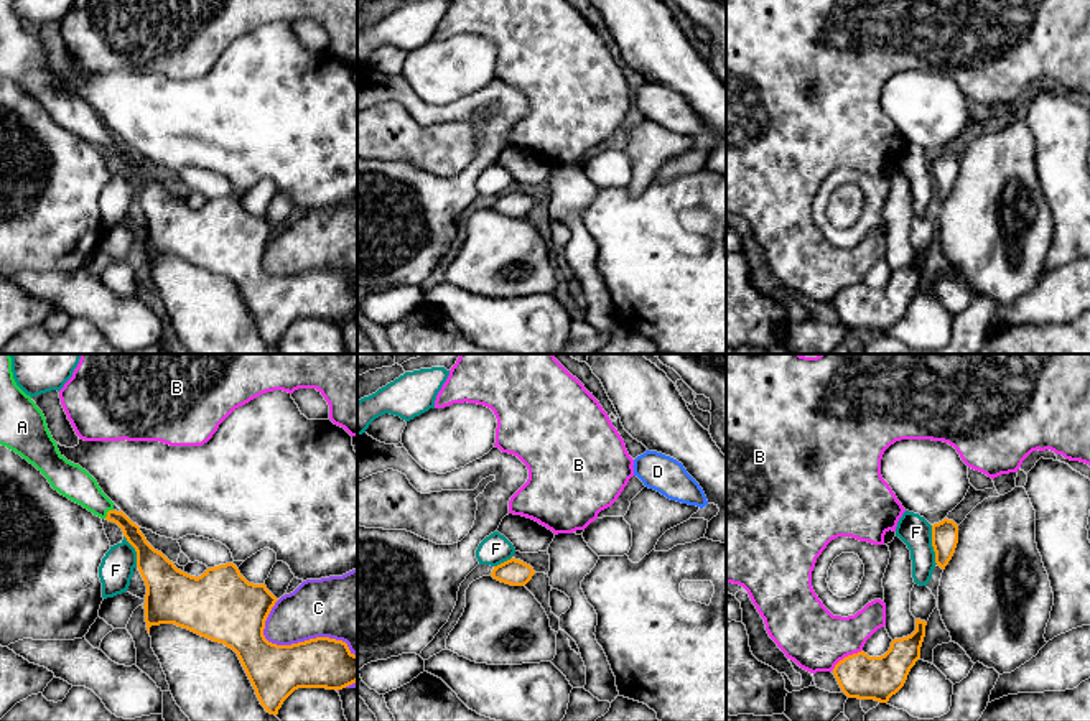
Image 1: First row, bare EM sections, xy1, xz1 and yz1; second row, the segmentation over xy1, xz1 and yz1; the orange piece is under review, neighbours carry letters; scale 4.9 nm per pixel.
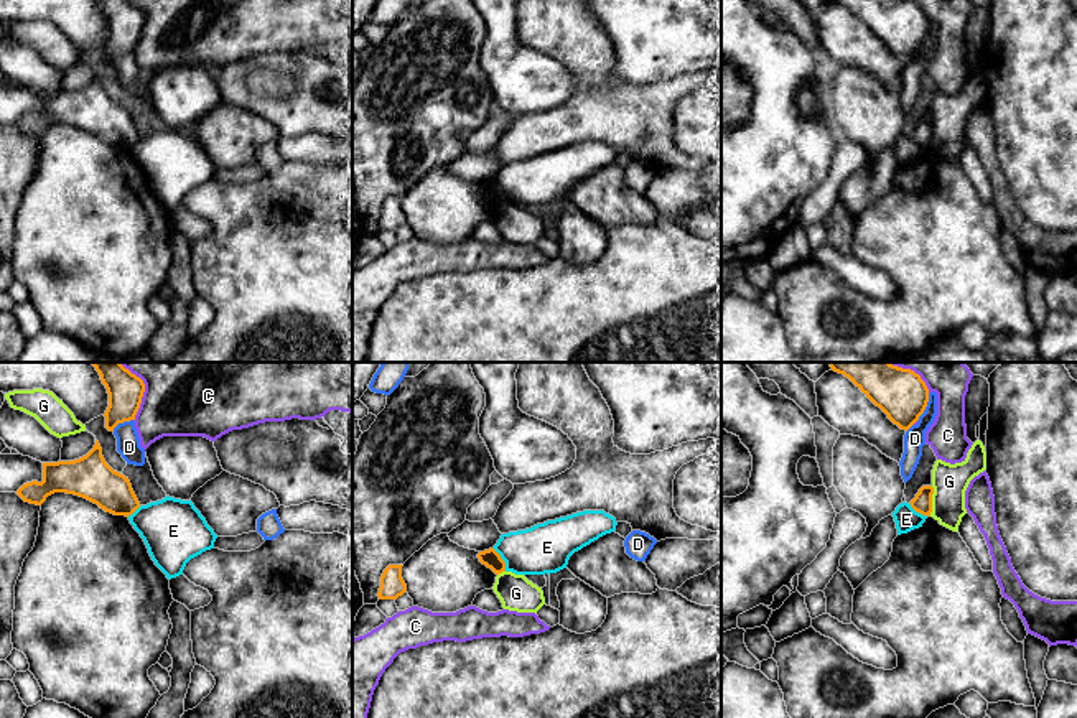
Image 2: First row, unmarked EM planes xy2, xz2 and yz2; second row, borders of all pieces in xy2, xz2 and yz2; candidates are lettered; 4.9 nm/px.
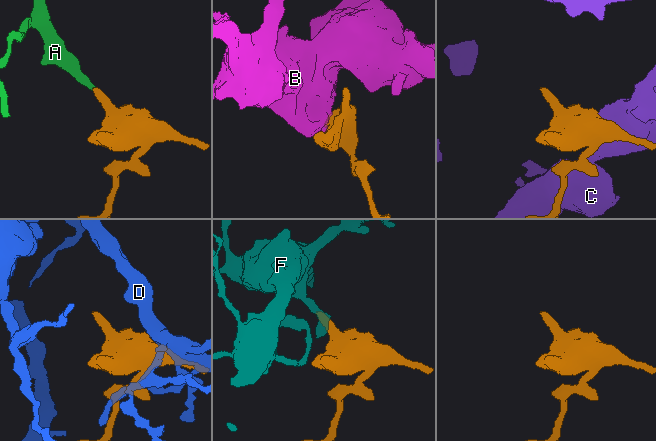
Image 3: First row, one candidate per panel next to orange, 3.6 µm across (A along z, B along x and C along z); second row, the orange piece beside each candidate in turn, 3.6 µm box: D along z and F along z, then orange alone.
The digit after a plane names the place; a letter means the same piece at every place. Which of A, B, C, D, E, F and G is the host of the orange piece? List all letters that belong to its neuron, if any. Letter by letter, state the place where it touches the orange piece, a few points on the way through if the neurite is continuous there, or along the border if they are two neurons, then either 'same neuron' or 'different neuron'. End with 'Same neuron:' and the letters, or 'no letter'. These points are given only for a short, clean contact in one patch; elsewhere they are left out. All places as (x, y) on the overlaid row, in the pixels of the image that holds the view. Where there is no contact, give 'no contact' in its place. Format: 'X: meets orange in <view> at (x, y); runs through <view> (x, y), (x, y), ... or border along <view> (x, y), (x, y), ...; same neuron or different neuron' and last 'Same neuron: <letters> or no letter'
A: meets orange in xy1 at (107, 512); runs through xy1 (130, 530), (107, 512), (69, 479); same neuron
B: meets orange in yz1 at (848, 655); border along yz1 (861, 649), (845, 655), (832, 669); different neuron
C: meets orange in xy1 at (303, 642); different neuron
D: meets orange in yz2 at (926, 405); different neuron
E: meets orange in xz2 at (503, 560); border along xz2 (493, 549), (504, 562), (506, 570); different neuron
F: meets orange in yz1 at (932, 545); border along yz1 (931, 525), (931, 545), (937, 563); different neuron
G: meets orange in yz2 at (931, 501); border along yz2 (932, 486), (932, 511), (929, 514); different neuron
Same neuron: A

